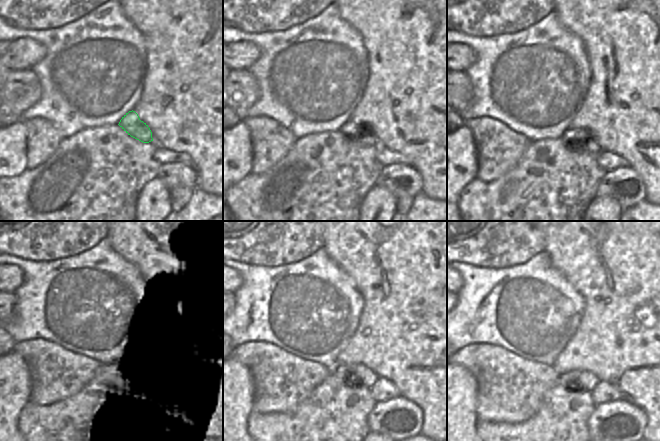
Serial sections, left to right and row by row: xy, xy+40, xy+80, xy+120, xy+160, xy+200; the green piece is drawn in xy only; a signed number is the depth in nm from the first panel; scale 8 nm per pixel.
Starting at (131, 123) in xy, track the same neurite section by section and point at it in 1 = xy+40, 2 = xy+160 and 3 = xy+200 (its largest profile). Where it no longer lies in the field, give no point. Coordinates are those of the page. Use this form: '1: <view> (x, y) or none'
1: xy+40 (357, 132)
2: xy+160 (354, 375)
3: xy+200 (575, 380)

